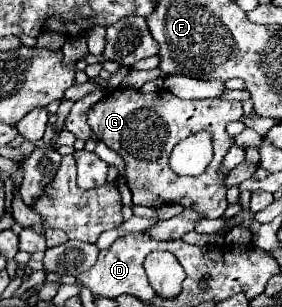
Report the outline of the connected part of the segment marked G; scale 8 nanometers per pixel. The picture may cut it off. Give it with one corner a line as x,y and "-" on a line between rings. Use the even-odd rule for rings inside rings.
115,89
109,95
113,97
101,99
91,107
87,123
93,133
125,161
123,179
133,193
133,203
145,207
159,207
159,203
181,205
191,207
205,219
219,219
227,209
227,201
223,193
223,177
217,175
217,169
233,145
233,139
225,131
227,123
243,117
241,101
179,99
165,89
155,93
143,93
139,89
-
199,131
209,131
213,135
213,161
205,169
205,175
197,177
197,187
193,187
193,177
179,177
171,171
169,155
179,141
-
145,183
151,185
143,191

